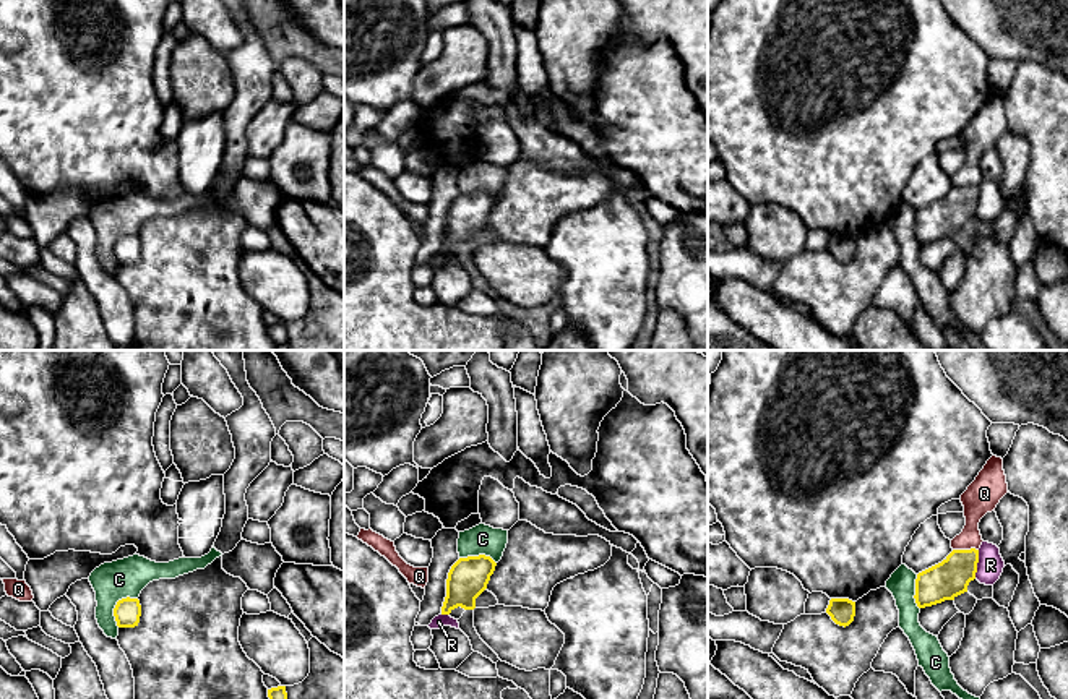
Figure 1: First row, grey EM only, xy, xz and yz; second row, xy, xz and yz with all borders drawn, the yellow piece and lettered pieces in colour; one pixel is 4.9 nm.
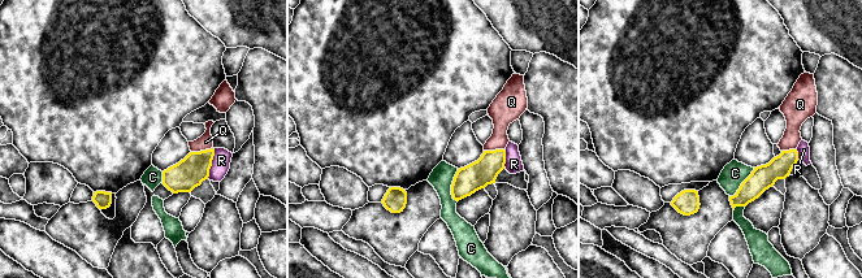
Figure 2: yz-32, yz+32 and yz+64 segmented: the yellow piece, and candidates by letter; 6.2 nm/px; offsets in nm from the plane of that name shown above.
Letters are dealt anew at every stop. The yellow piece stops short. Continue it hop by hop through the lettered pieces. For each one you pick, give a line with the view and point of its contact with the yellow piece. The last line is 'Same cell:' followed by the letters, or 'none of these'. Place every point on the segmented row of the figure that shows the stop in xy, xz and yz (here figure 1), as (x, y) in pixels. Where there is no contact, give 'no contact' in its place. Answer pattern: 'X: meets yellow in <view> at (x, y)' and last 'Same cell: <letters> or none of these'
Same cell: none of these

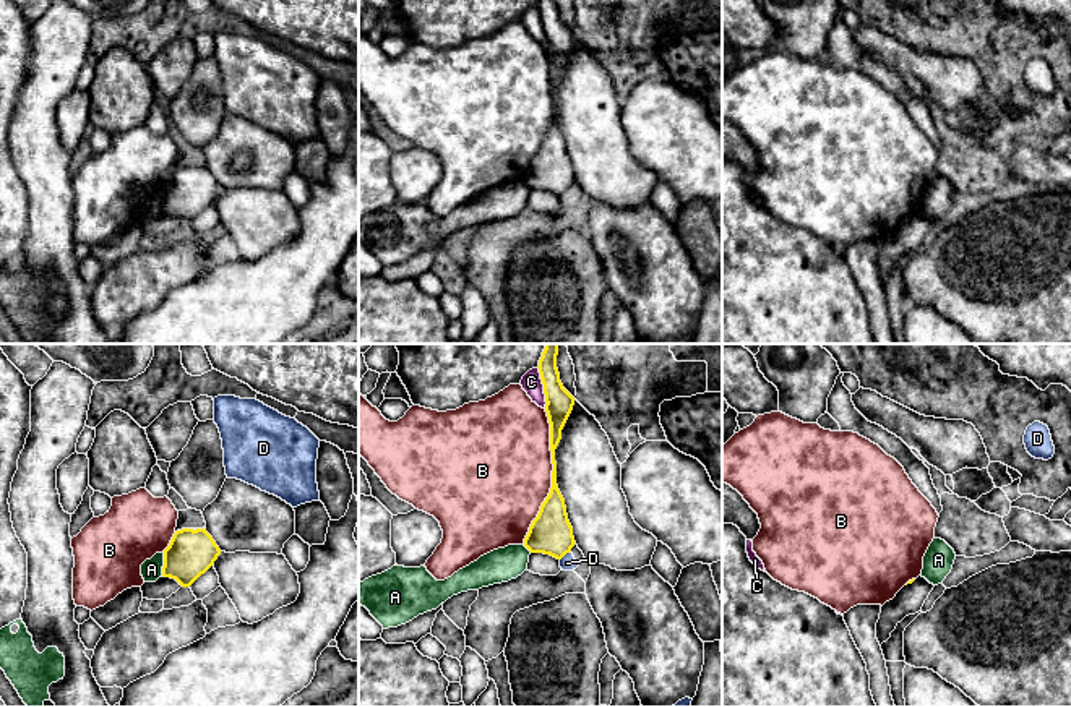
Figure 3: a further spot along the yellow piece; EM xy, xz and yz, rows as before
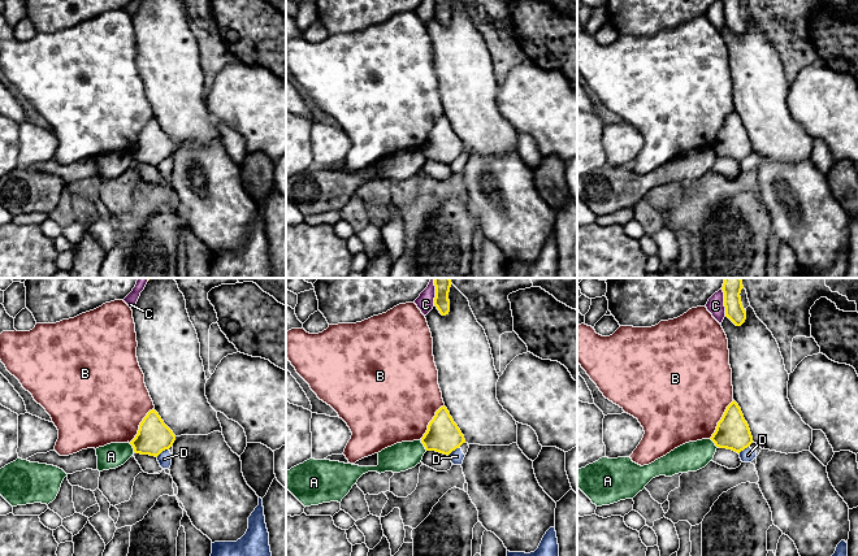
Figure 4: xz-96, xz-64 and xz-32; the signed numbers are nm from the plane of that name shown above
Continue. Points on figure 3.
Same cell: none of these

